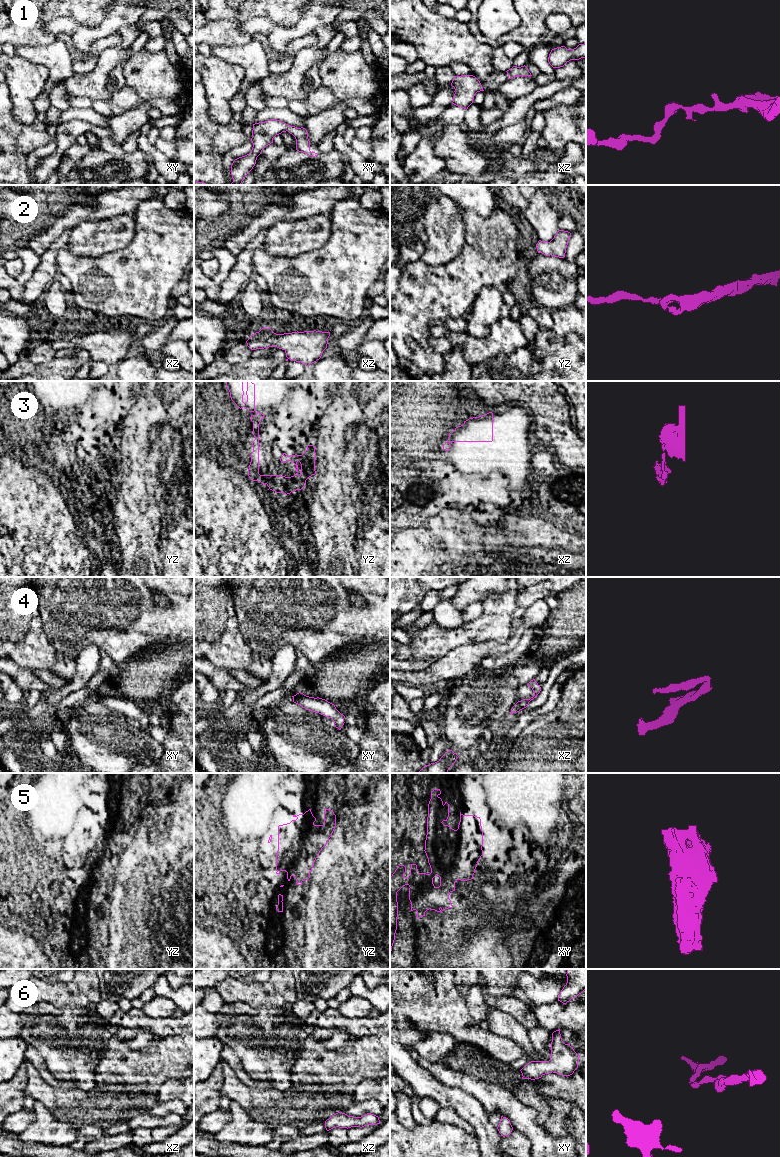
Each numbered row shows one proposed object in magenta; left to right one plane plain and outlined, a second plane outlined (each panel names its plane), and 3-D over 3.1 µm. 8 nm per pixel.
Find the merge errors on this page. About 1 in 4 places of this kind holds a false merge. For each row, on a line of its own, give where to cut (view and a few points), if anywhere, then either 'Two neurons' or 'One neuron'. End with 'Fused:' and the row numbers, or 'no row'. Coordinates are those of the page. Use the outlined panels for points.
1: No split. One neuron
2: No split. One neuron
3: No split. One neuron
4: No split. One neuron
5: Split along xy (457, 829), (463, 847), (464, 869), (457, 872), (456, 879). Two neurons
6: No split. One neuron
Fused: 5

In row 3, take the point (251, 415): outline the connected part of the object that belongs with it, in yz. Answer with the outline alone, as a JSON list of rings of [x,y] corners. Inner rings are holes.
[[[257,412],[257,414],[251,415],[251,421],[253,422],[253,435],[255,437],[255,440],[252,443],[253,452],[251,453],[251,462],[249,465],[248,470],[248,476],[252,481],[259,481],[263,485],[267,485],[270,490],[275,491],[276,493],[284,493],[284,494],[290,494],[291,492],[294,492],[296,490],[301,490],[306,485],[306,480],[311,477],[312,475],[316,474],[315,471],[315,446],[308,445],[307,450],[302,455],[290,455],[287,456],[286,453],[283,453],[283,456],[280,458],[281,462],[287,462],[291,461],[296,465],[296,472],[298,472],[298,465],[297,462],[299,461],[301,464],[301,475],[299,476],[298,473],[296,473],[294,476],[291,477],[285,477],[281,475],[260,475],[259,474],[259,424],[261,420],[264,418],[264,414]]]

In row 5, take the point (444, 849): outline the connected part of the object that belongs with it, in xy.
[[[434,789],[428,804],[424,851],[431,873],[419,873],[417,865],[411,864],[410,875],[405,877],[406,867],[399,865],[390,877],[390,953],[397,930],[397,892],[405,885],[410,887],[411,911],[417,911],[417,918],[425,916],[429,909],[442,912],[453,907],[449,895],[455,891],[457,872],[465,870],[464,847],[458,830],[442,823],[449,817],[449,804],[442,801],[440,794],[440,789]],[[436,875],[440,877],[439,887],[433,884]]]

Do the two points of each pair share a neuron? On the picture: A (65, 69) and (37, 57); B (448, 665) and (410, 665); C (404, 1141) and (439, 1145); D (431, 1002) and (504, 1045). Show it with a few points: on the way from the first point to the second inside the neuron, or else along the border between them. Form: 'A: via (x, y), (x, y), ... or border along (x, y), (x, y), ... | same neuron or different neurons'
A: via (58, 62), (53, 57), (44, 57) | same neuron
B: border along (435, 660), (423, 669), (406, 671) | different neurons
C: via (413, 1145), (430, 1145) | same neuron
D: via (449, 1014), (471, 1033), (486, 1039) | same neuron

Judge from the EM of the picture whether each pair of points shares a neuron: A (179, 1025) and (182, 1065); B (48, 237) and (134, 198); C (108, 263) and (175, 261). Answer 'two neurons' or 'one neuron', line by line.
A: two neurons
B: one neuron
C: one neuron

